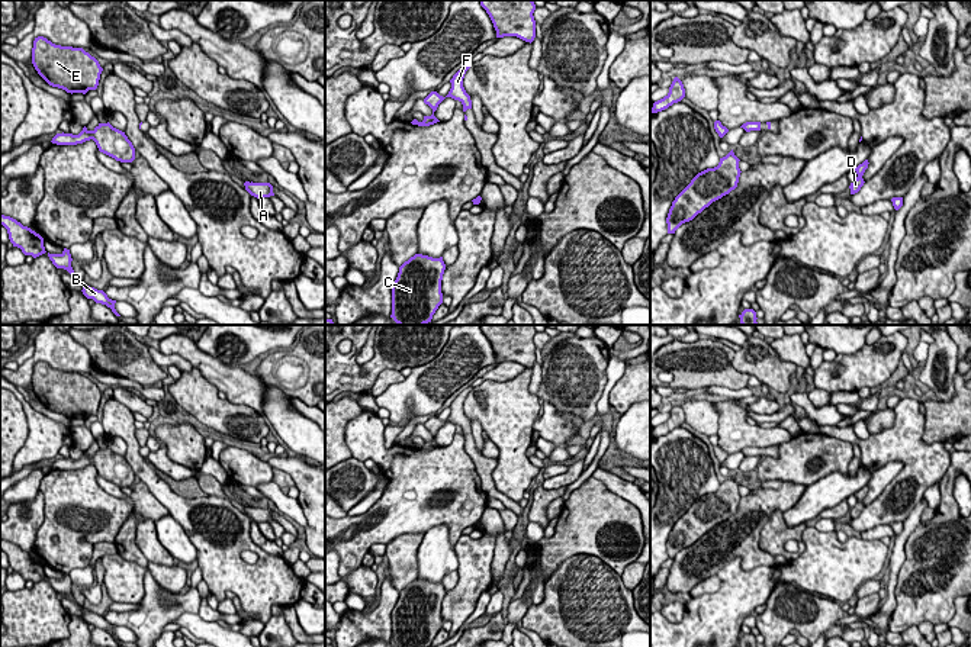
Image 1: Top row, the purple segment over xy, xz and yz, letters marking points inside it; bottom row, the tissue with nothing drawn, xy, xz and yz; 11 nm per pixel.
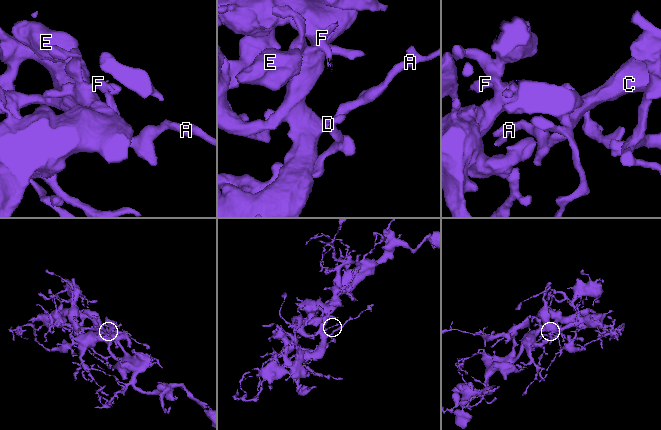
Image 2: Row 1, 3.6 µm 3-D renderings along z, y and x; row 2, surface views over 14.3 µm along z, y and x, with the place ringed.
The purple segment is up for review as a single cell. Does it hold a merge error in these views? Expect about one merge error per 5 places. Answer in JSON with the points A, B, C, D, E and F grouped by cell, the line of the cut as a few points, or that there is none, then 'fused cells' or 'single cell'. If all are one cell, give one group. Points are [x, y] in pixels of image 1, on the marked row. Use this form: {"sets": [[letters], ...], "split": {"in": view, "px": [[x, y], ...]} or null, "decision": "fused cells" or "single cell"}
{"sets": [["A", "B", "C", "D", "E", "F"]], "split": null, "decision": "single cell"}

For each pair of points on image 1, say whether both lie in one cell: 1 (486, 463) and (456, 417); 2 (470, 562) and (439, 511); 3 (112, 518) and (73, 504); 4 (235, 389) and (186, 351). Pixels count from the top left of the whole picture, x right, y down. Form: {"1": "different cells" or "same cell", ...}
{"1": "same cell", "2": "different cells", "3": "same cell", "4": "same cell"}

